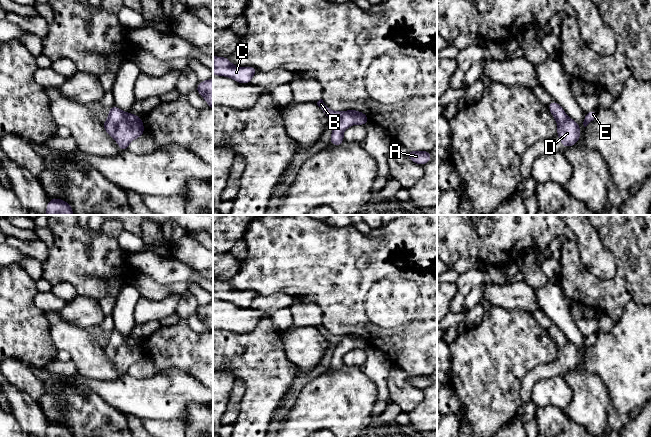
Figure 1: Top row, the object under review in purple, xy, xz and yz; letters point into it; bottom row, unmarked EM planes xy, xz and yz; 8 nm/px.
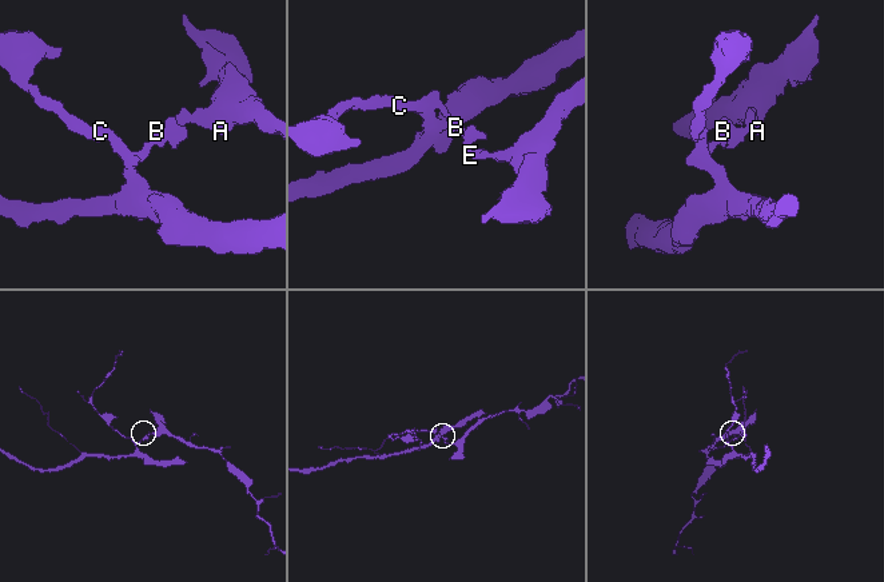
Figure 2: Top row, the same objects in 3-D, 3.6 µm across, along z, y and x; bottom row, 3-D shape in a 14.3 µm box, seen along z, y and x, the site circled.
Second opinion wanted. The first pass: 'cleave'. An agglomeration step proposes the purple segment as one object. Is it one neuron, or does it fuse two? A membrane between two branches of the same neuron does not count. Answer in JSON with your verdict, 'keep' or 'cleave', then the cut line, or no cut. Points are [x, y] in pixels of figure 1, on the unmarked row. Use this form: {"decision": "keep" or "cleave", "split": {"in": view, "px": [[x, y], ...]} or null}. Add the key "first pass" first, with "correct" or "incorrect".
{"first pass": "correct", "decision": "cleave", "split": {"in": "xy", "px": [[127, 337], [117, 349], [112, 360]]}}

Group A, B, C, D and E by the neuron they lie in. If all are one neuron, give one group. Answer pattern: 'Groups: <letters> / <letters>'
Groups: A D E / B C

